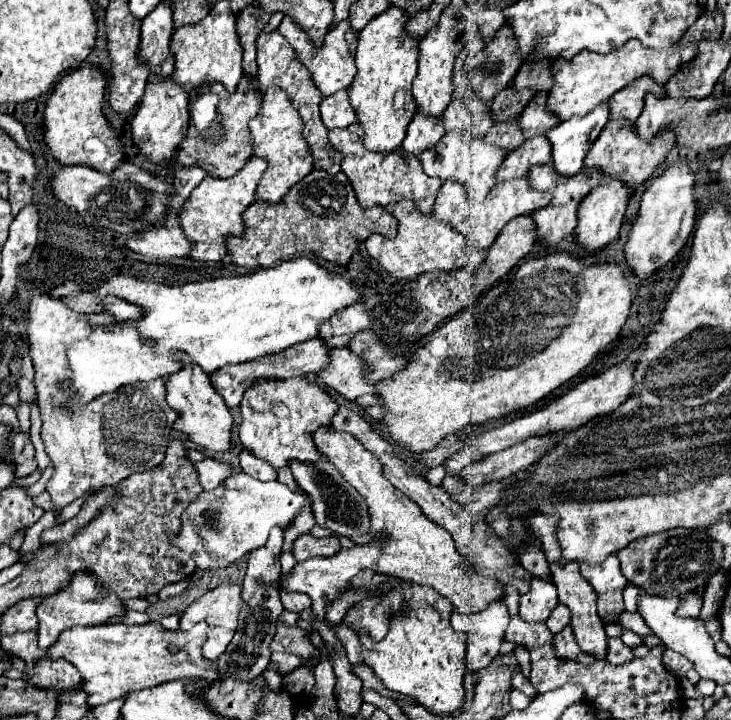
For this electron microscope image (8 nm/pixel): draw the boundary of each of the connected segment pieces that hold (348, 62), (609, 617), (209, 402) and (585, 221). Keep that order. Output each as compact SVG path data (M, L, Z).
M282 19L280 27L278 27L280 35L284 35L284 39L292 45L292 49L296 51L300 63L304 63L304 67L308 69L308 73L312 75L312 83L318 87L322 97L330 97L340 89L348 89L354 75L356 75L356 63L354 63L354 55L356 55L356 39L358 35L350 29L348 21L342 21L336 29L332 29L322 47L312 47L308 41L308 35L292 21L292 19Z
M610 555L600 565L580 563L580 573L598 593L598 615L600 615L600 619L604 623L616 623L618 615L624 613L622 591L628 583L620 571L620 563L618 563L616 555Z
M178 351L176 356L184 359L184 369L178 371L176 375L170 375L166 379L166 401L172 409L176 409L180 413L178 421L174 423L174 429L180 431L182 435L186 435L188 441L192 441L194 445L198 445L202 451L208 453L224 453L230 449L230 431L232 431L232 415L224 403L224 399L220 399L220 395L216 395L210 377L200 371L200 367L186 363L188 355L184 351Z
M606 181L600 187L592 189L578 207L578 225L574 231L578 245L588 249L590 253L596 253L604 249L608 243L612 243L618 237L618 229L622 225L626 203L628 203L628 191L618 181Z

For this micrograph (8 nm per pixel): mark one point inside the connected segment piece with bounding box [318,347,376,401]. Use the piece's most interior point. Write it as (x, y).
(345, 374)

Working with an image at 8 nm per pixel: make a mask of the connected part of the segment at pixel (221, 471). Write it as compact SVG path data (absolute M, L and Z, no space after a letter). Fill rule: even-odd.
M204 459L204 461L198 461L194 465L196 465L200 485L204 489L216 489L228 475L232 475L232 469L226 463L220 463L220 461Z

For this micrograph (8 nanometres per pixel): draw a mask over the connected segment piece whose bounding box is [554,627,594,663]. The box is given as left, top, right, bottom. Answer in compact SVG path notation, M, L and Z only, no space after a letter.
M566 627L562 633L554 635L554 647L556 647L556 655L560 655L560 659L574 659L580 663L592 663L594 657L584 653L576 643L574 643L574 633L570 627Z

